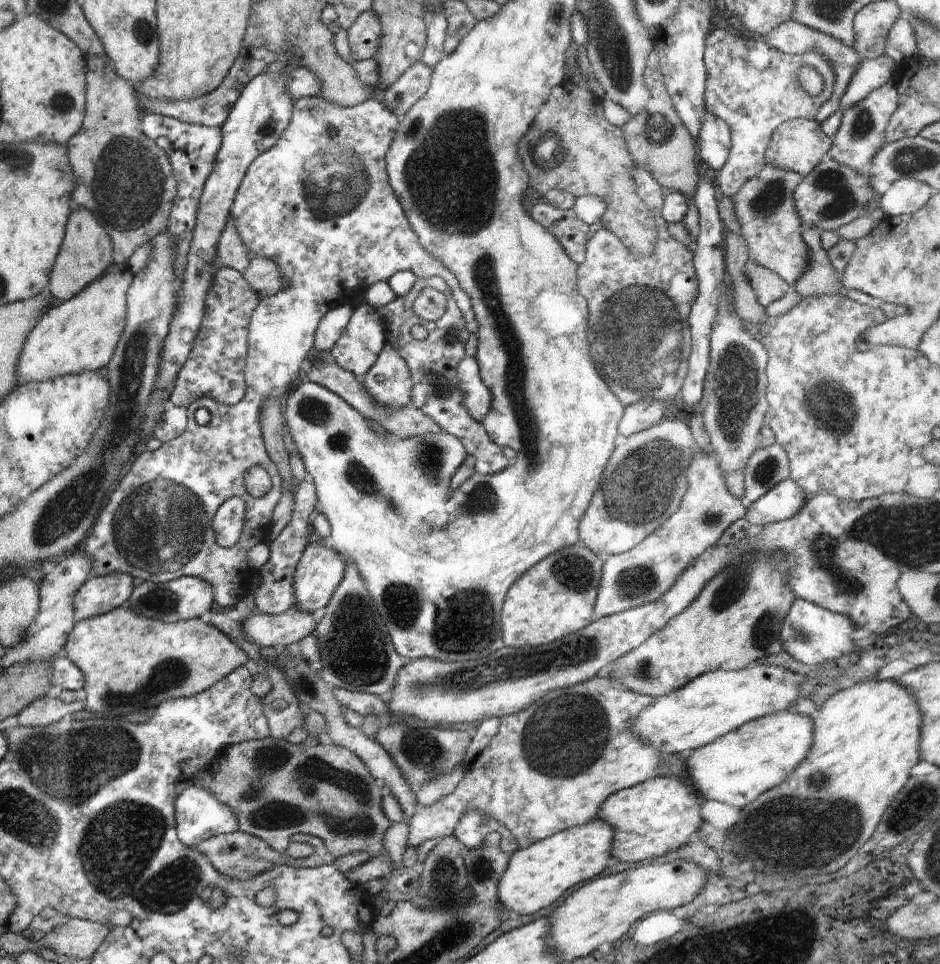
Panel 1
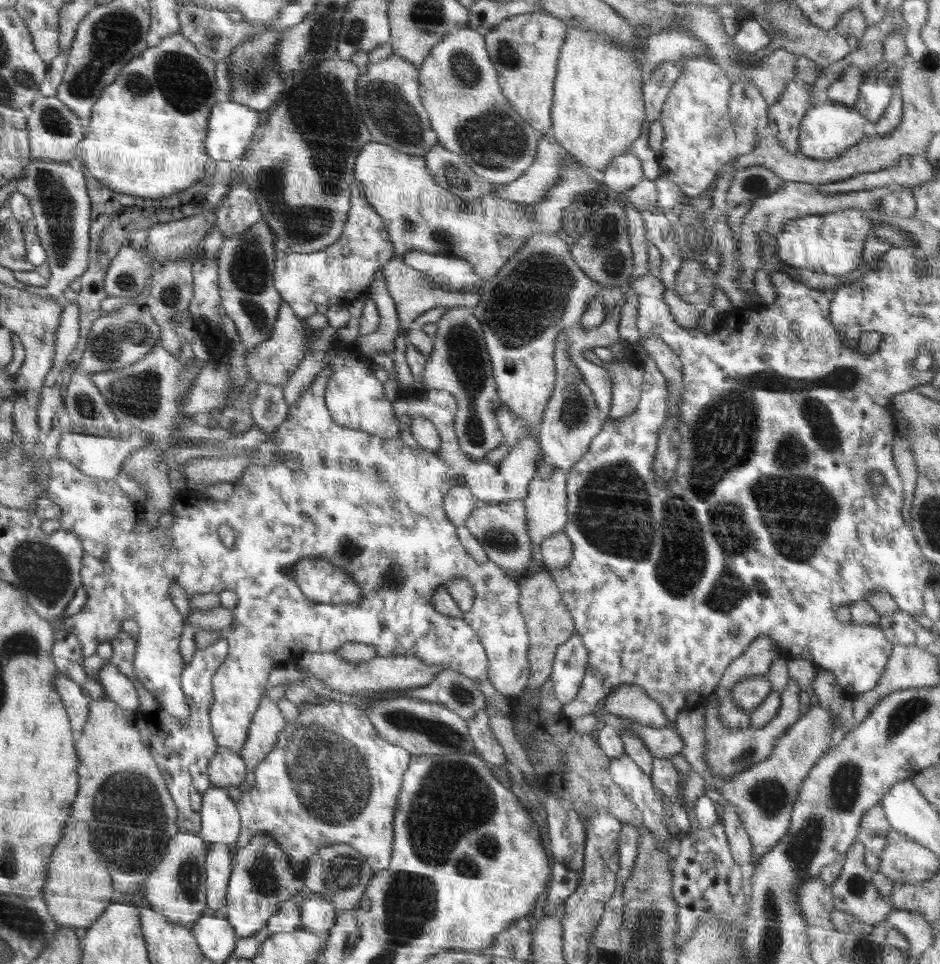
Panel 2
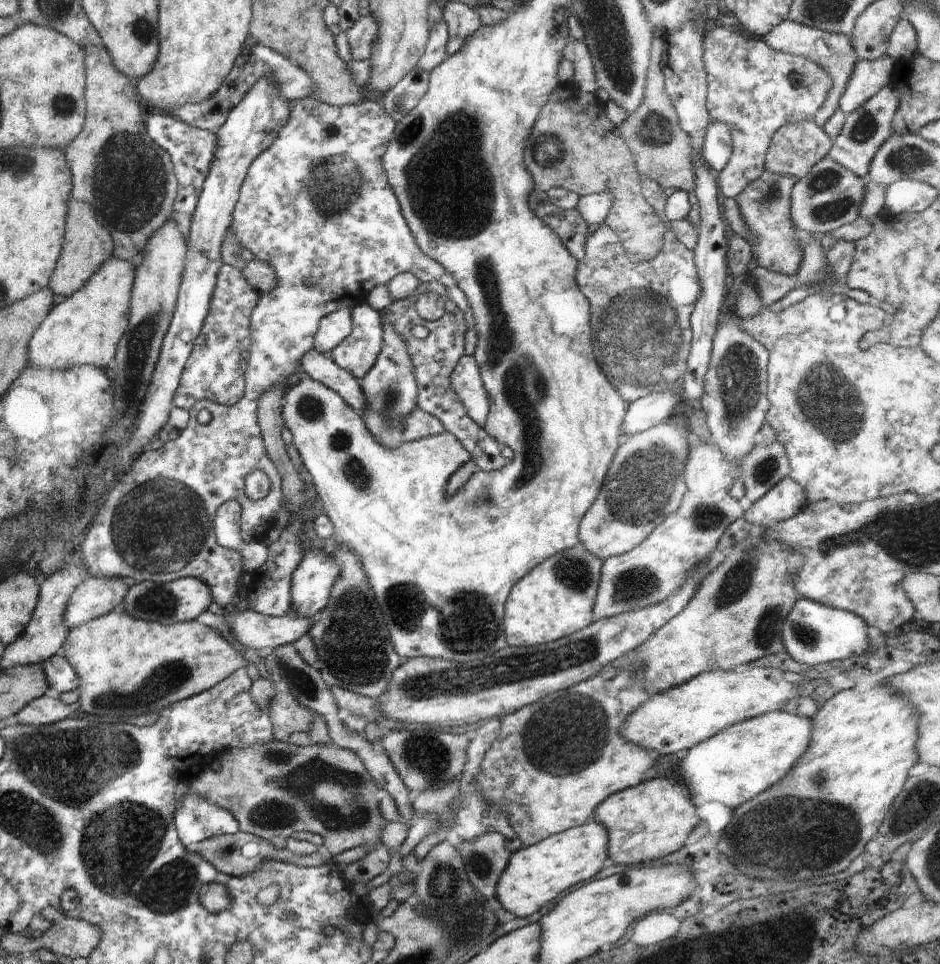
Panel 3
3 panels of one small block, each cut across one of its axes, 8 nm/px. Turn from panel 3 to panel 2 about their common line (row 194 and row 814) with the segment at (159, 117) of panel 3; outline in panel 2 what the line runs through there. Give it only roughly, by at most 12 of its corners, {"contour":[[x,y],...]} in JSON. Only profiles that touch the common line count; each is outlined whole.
{"contour":[[227,637],[181,672],[188,722],[125,710],[160,769],[180,831],[198,834],[211,731],[211,682]]}

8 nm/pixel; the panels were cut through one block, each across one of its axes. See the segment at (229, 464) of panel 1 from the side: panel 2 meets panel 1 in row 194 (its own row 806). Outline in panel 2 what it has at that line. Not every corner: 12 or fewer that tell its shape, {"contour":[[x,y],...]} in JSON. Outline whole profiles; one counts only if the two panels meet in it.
{"contour":[[345,703],[300,710],[235,801],[303,878],[389,865],[412,755]]}

